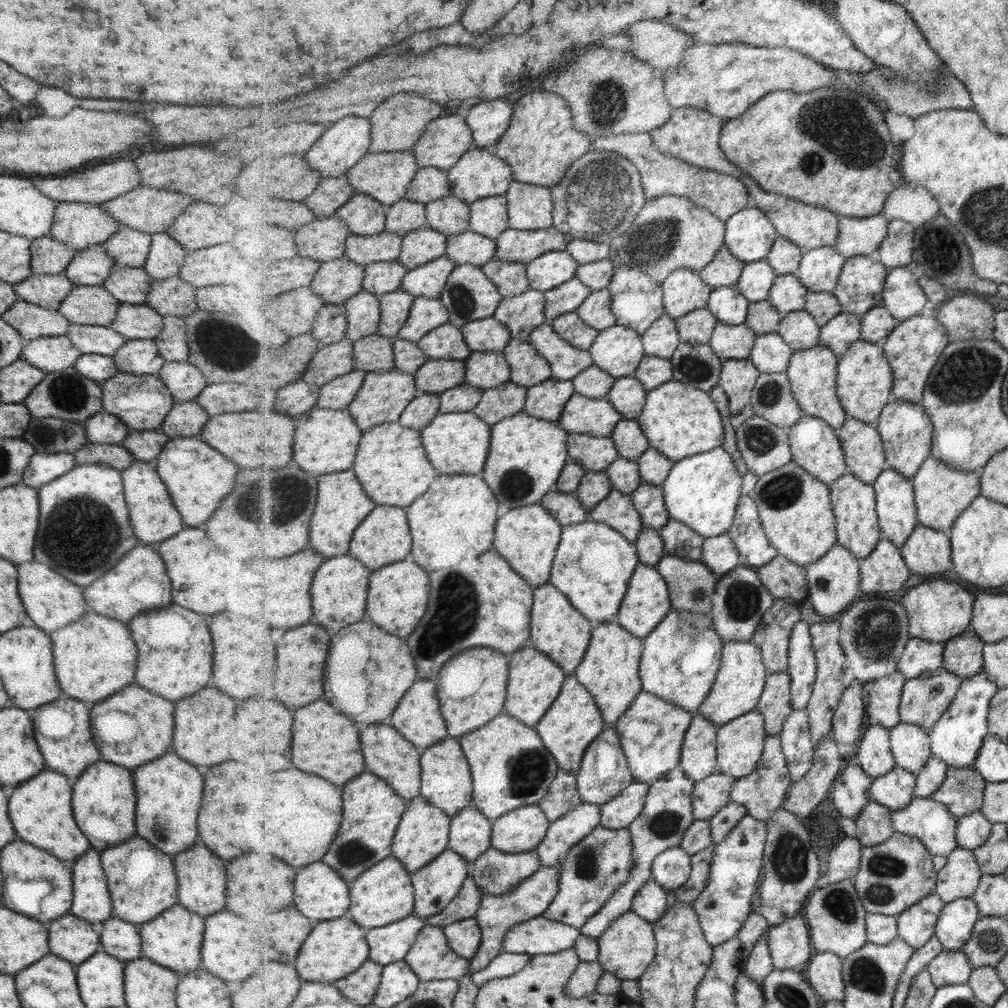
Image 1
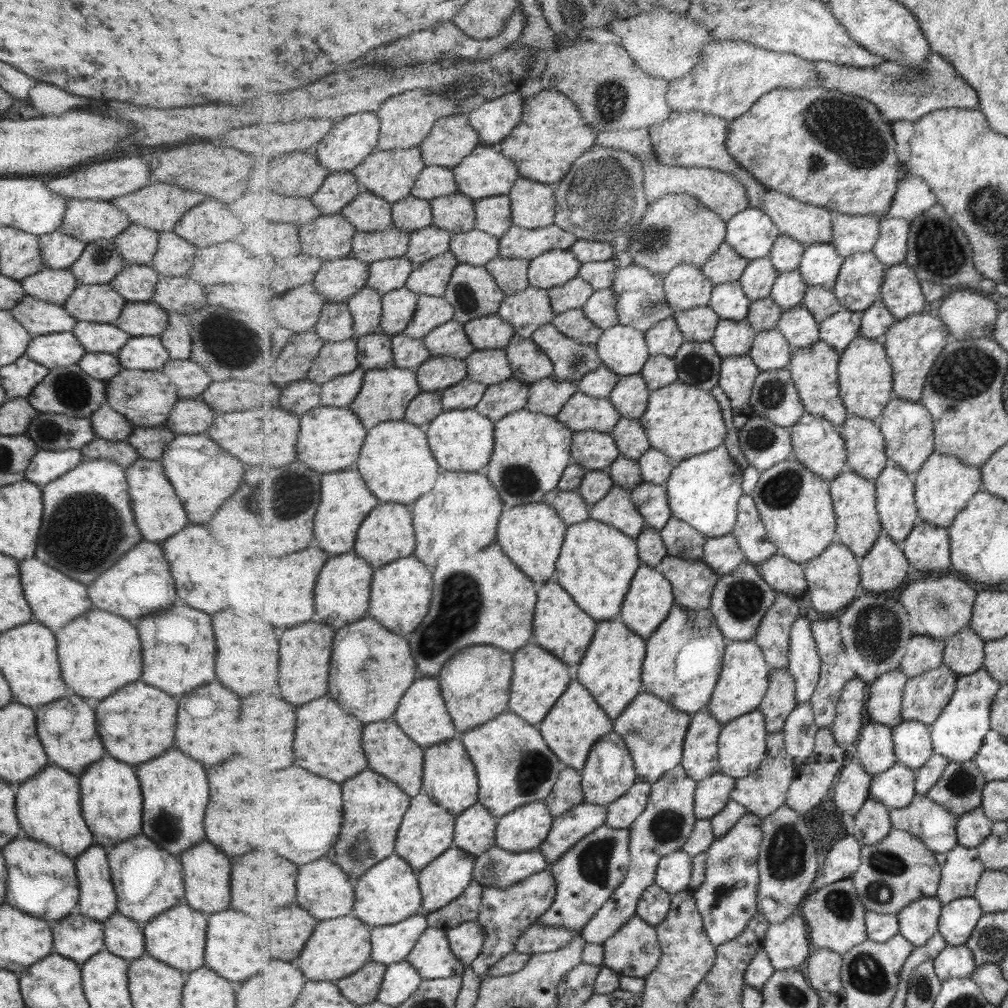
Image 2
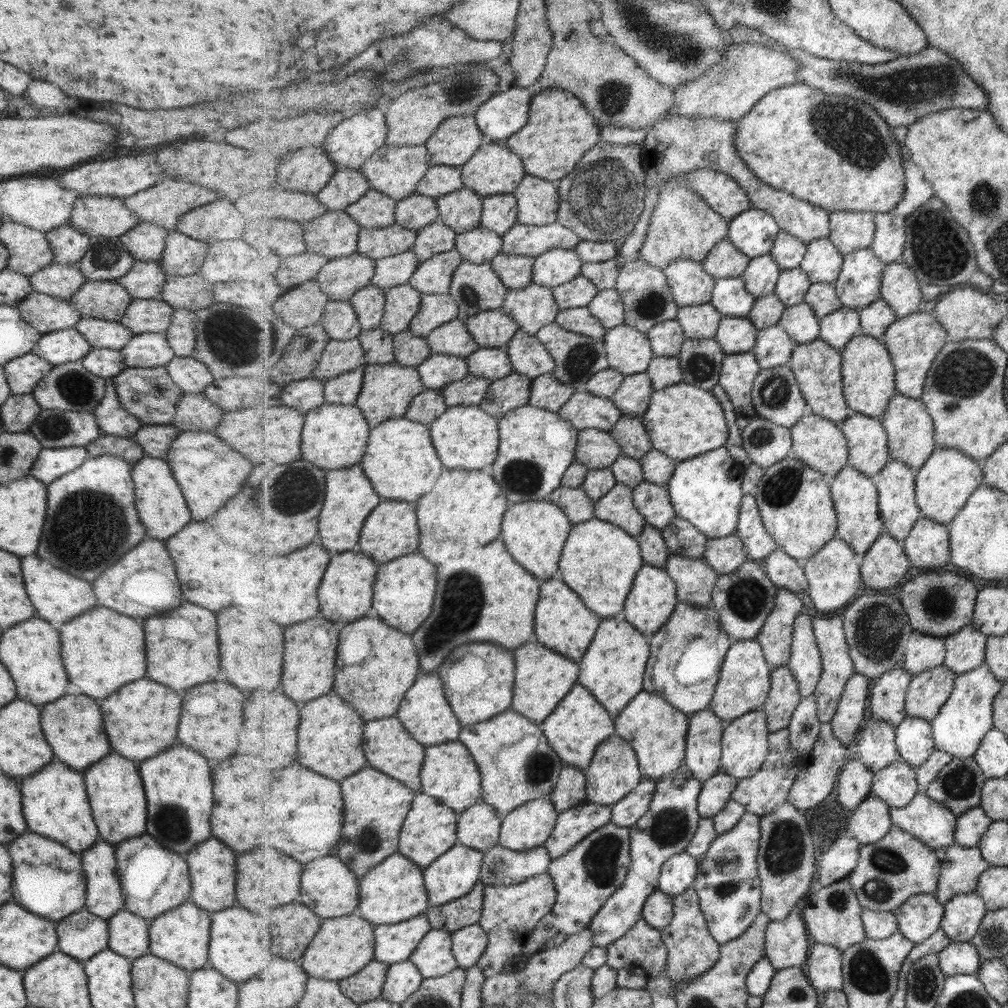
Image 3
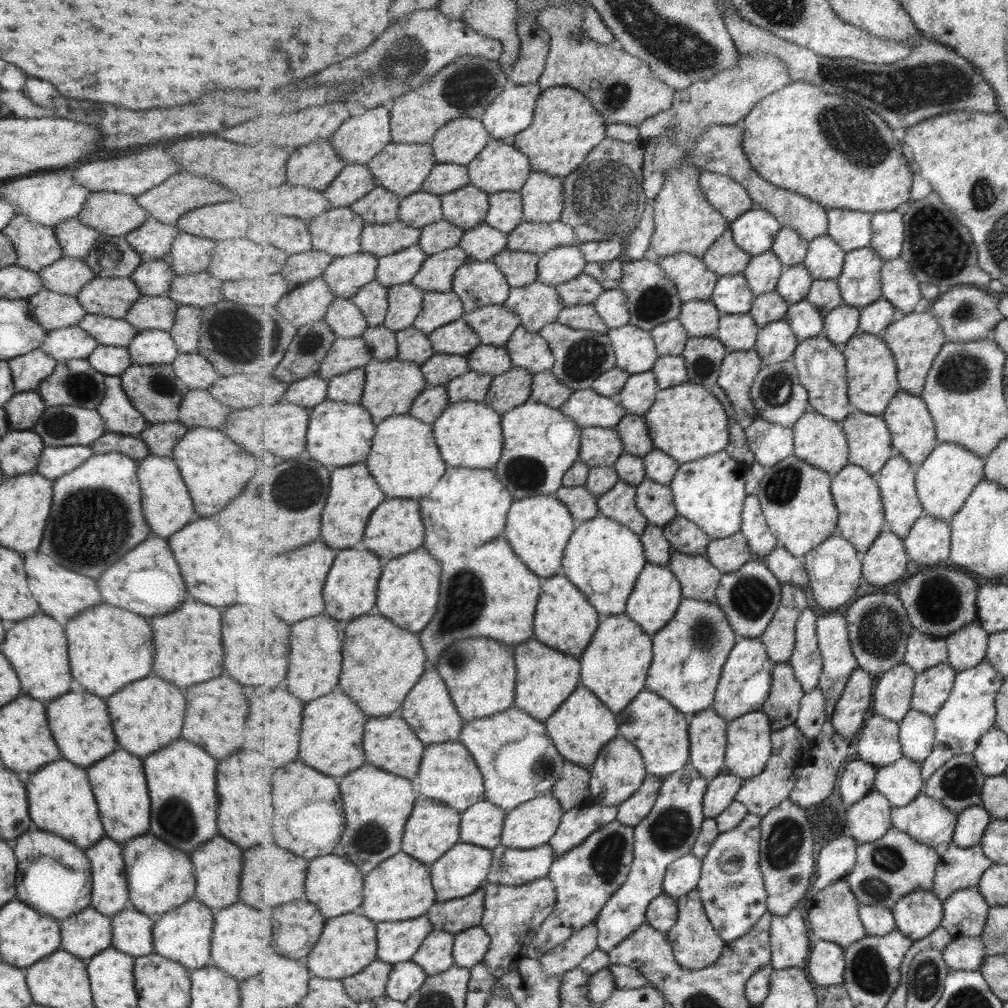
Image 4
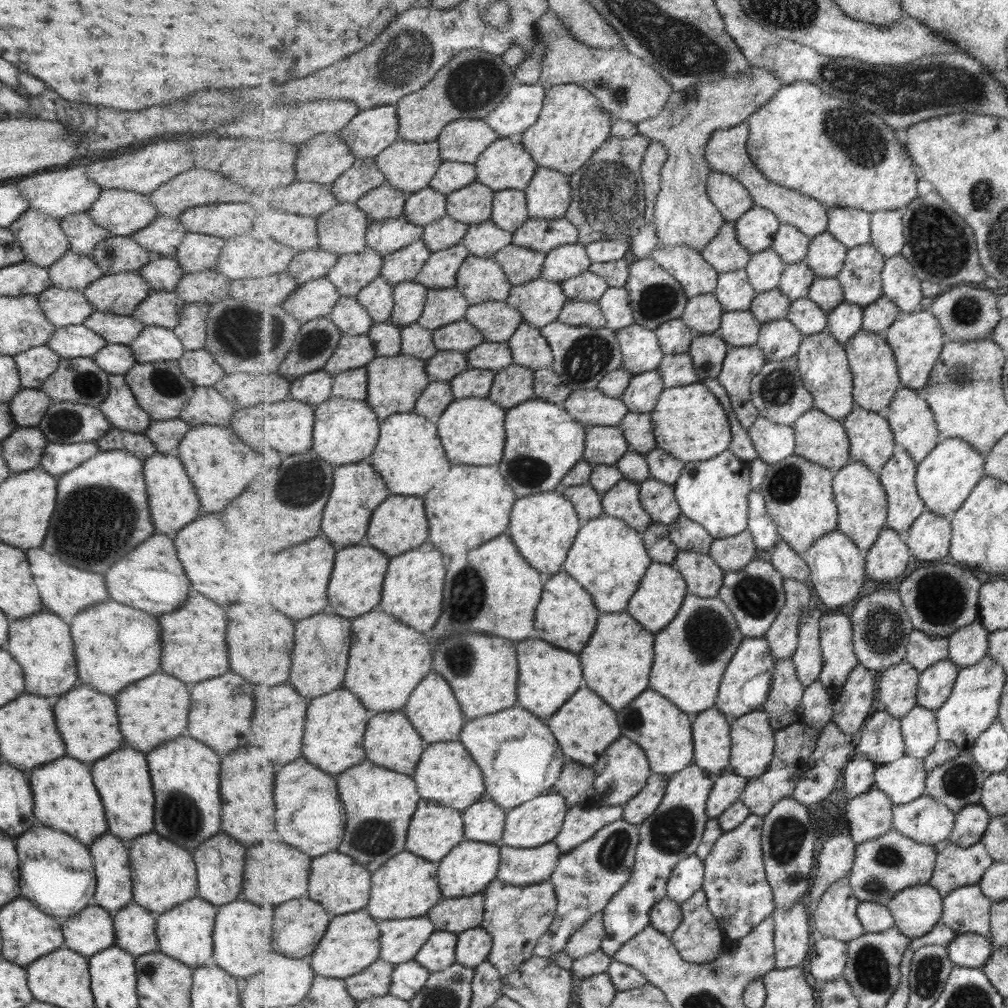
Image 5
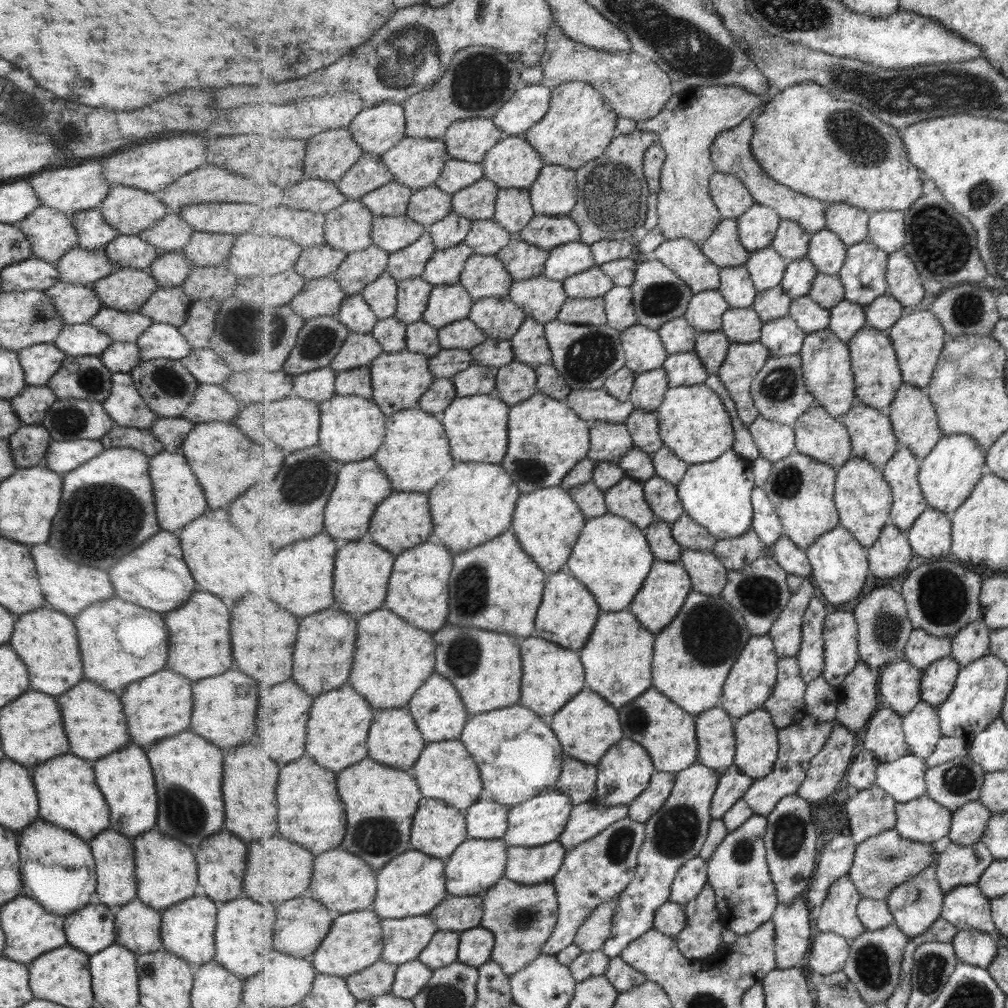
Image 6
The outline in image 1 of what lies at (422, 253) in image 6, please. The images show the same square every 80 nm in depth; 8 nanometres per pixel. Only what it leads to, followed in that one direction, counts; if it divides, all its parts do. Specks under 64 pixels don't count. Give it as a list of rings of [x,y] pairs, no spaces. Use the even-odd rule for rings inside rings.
[[[398,260],[374,262],[365,266],[366,275],[362,288],[375,295],[395,292],[402,288],[405,275],[409,272]]]

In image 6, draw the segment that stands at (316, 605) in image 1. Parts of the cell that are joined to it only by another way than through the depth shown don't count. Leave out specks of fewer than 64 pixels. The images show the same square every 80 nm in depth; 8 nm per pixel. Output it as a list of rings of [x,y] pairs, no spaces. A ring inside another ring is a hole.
[[[359,540],[342,543],[338,550],[334,572],[336,598],[334,607],[353,615],[364,615],[385,608],[396,557],[397,555],[379,546],[377,542]]]

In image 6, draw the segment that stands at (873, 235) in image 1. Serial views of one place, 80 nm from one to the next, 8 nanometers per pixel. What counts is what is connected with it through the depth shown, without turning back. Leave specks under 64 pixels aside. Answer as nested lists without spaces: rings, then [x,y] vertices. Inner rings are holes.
[[[826,203],[827,229],[835,231],[848,246],[869,240],[871,215],[847,203]]]

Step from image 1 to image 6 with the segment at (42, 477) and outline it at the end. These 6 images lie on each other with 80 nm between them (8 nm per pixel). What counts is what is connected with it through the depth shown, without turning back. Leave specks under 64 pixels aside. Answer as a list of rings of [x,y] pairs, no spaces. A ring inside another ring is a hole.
[[[75,439],[63,442],[51,440],[42,462],[51,472],[64,474],[101,454],[103,449],[100,441],[96,440]]]

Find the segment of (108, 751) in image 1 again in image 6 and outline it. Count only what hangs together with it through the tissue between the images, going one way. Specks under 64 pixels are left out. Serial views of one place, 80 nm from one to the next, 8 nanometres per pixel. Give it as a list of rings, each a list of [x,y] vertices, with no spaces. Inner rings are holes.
[[[165,668],[151,676],[130,682],[125,687],[125,692],[119,696],[123,708],[121,712],[125,716],[125,724],[129,730],[129,740],[147,750],[147,746],[155,744],[158,740],[187,730],[192,706],[189,684],[190,680]]]

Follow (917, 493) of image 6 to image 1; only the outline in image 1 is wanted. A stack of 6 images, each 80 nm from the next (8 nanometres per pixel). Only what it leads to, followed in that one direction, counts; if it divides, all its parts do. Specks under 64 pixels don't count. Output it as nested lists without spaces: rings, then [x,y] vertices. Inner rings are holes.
[[[887,467],[874,482],[878,519],[884,538],[900,550],[918,523],[918,506],[912,478]]]

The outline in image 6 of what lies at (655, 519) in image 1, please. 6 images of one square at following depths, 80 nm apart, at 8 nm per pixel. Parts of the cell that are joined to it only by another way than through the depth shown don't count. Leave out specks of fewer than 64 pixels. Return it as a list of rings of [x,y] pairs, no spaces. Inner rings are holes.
[[[656,474],[644,482],[644,486],[647,502],[650,503],[650,507],[658,519],[673,524],[686,513],[677,484]]]

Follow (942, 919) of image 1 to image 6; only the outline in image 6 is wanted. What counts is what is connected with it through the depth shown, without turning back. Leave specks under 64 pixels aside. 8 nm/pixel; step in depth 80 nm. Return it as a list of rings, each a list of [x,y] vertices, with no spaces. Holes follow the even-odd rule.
[[[961,885],[946,893],[942,917],[960,930],[982,930],[996,932],[996,924],[992,914],[991,899],[982,893],[979,885]]]

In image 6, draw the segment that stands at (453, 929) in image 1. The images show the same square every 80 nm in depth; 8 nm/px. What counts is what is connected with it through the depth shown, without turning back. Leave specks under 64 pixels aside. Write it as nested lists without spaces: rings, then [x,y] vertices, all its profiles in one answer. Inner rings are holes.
[[[482,926],[461,933],[458,952],[459,962],[469,966],[480,967],[492,960],[492,952],[496,943],[494,931]]]

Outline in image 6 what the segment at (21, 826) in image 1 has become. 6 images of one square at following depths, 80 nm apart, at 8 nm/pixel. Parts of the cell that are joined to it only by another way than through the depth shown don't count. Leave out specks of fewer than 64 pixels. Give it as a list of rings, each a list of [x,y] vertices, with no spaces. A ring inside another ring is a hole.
[[[62,754],[39,763],[30,772],[35,795],[37,796],[38,818],[78,836],[86,843],[96,834],[109,828],[108,806],[95,784],[93,774],[91,763],[88,760],[83,762],[81,758],[75,758],[71,754]]]

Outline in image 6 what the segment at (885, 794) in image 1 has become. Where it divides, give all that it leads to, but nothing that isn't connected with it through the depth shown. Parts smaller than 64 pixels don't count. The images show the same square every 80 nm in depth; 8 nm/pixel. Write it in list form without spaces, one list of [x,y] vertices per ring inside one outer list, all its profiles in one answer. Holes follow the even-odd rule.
[[[909,754],[893,762],[880,763],[876,785],[891,794],[897,803],[912,802],[927,795],[928,769],[924,758]]]

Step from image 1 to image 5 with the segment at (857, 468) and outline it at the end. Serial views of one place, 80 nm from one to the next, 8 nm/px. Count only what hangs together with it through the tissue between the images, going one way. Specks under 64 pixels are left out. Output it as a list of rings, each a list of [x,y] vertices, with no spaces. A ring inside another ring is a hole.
[[[856,405],[842,423],[850,438],[852,461],[862,462],[880,474],[899,449],[886,412],[871,412]]]

